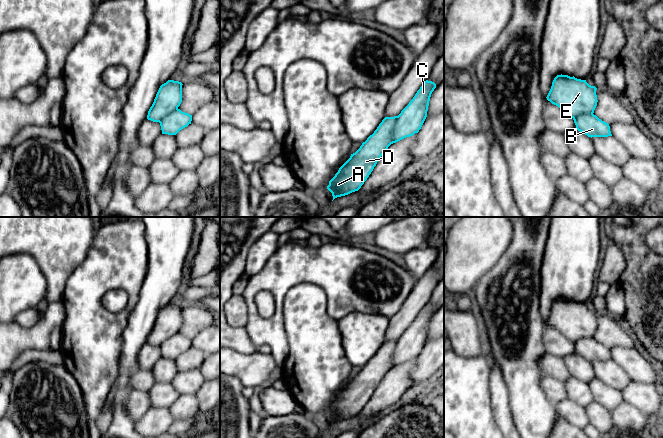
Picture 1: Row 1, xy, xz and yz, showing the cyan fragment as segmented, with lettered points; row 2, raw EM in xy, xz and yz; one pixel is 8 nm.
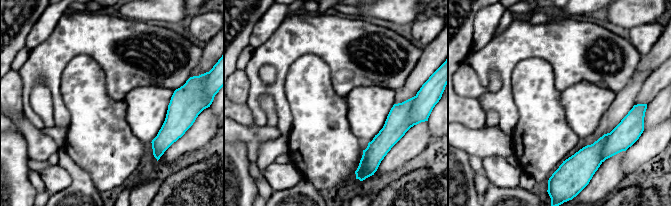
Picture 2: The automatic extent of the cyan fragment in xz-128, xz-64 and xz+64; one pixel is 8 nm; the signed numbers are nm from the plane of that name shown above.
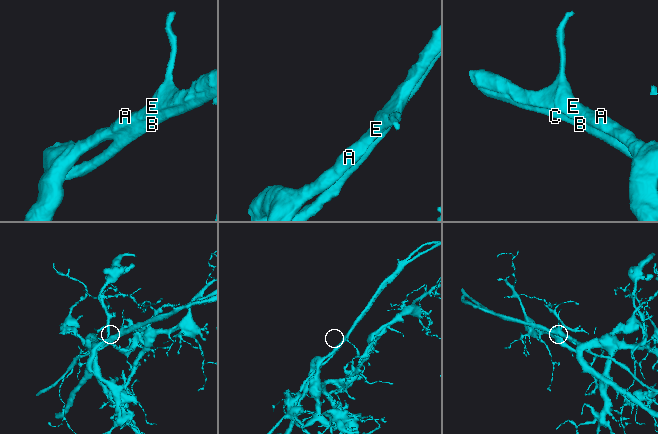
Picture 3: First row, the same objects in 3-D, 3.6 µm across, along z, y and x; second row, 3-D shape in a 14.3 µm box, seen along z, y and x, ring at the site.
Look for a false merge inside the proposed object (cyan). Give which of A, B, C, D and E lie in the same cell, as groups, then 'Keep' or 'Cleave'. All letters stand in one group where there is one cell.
Groups: A D E / B C. Cleave

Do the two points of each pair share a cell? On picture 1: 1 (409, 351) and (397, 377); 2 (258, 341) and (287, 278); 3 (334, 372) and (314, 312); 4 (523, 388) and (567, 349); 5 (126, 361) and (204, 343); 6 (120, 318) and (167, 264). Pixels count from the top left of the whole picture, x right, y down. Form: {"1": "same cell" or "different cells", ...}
{"1": "different cells", "2": "same cell", "3": "same cell", "4": "different cells", "5": "different cells", "6": "different cells"}

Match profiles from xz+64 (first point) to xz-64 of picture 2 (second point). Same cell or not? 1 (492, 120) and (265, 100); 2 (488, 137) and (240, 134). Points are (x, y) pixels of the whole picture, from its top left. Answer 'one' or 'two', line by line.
1: one
2: one

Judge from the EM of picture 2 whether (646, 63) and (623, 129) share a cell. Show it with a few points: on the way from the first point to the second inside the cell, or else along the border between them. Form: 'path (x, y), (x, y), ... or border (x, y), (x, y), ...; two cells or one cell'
path (646, 79), (646, 104), (639, 113); one cell

